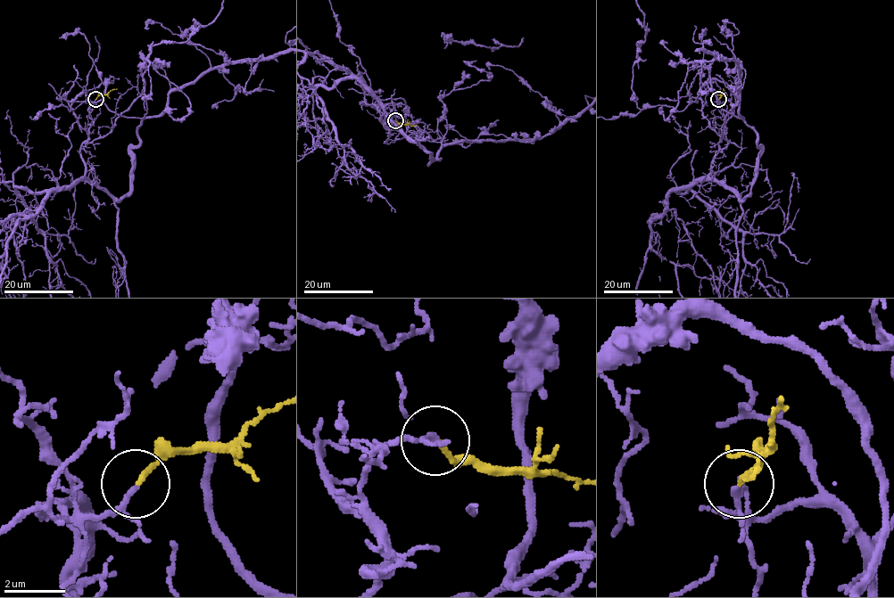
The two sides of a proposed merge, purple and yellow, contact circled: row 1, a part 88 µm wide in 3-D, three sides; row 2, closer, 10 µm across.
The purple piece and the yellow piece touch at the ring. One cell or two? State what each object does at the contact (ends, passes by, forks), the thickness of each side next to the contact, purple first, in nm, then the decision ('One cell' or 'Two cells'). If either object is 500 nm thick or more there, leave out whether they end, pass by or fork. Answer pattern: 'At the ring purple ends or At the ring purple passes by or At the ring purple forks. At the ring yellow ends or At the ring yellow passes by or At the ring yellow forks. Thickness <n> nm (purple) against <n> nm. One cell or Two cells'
At the ring purple passes by. At the ring yellow ends. Thickness 140 nm (purple) against 170 nm. One cell

